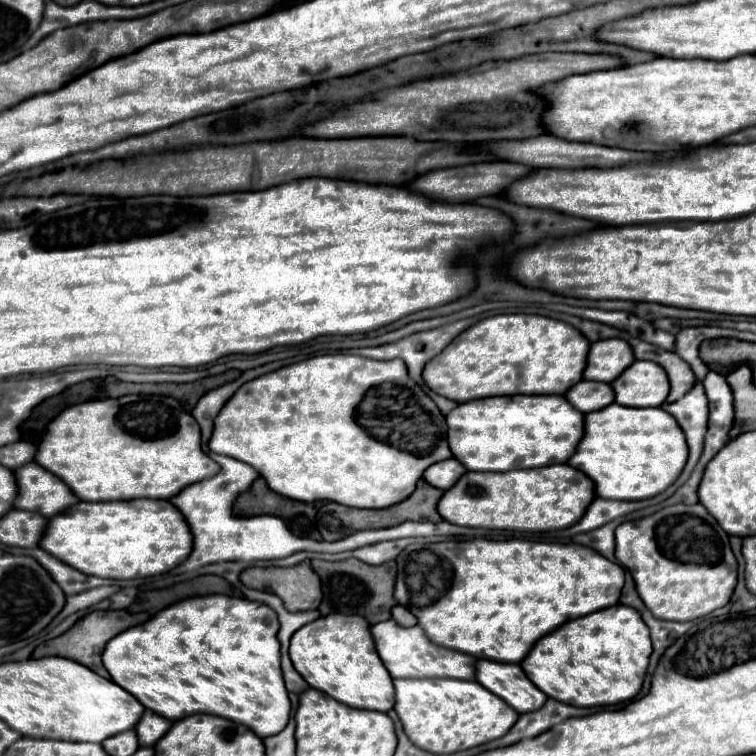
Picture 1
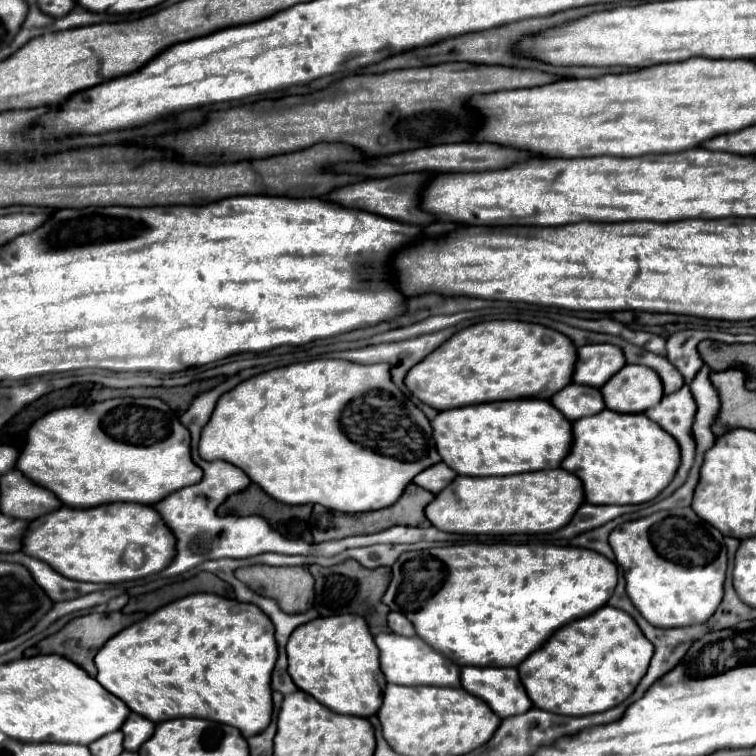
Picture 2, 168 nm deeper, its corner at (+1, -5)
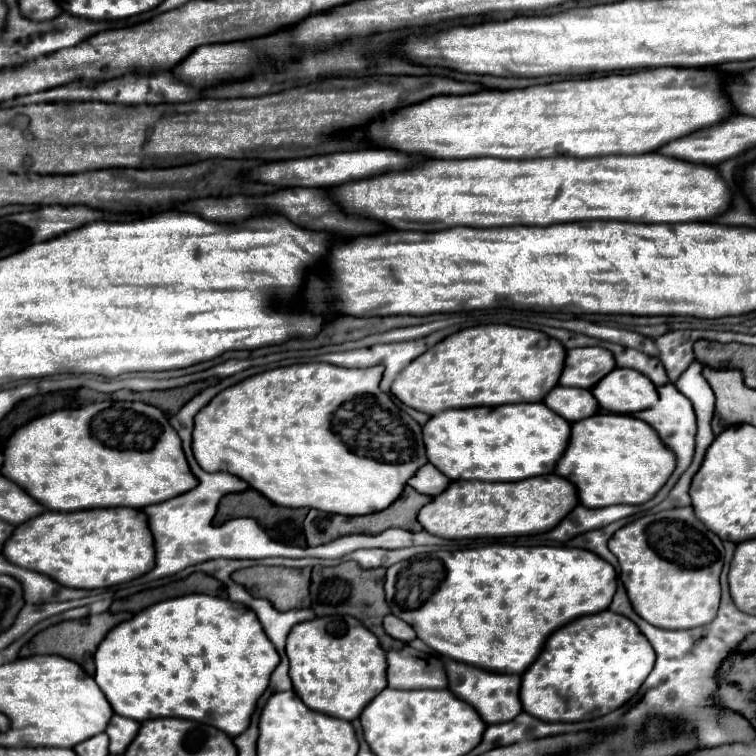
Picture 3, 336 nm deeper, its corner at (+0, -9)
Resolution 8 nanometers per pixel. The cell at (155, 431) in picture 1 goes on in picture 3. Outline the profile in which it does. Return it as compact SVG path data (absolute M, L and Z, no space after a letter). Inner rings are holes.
M107 400L77 410L51 412L19 428L9 438L3 454L3 476L11 478L51 511L75 512L109 506L129 506L141 510L145 506L185 494L199 482L187 464L181 438L169 424L167 416L159 408L143 402Z

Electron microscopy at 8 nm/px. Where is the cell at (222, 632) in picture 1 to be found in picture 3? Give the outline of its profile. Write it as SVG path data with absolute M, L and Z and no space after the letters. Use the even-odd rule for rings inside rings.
M187 594L157 602L115 626L95 652L95 682L119 716L139 722L167 716L187 718L211 724L233 738L251 724L257 700L277 664L279 654L263 634L253 610L207 594Z

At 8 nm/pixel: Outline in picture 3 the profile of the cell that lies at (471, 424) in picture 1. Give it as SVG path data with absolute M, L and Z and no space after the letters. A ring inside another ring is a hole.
M543 402L539 404L503 404L503 406L481 406L481 408L459 408L439 412L429 418L423 426L423 442L427 448L429 462L439 468L449 480L485 480L485 482L515 482L533 476L551 474L563 456L569 442L571 424L549 410Z

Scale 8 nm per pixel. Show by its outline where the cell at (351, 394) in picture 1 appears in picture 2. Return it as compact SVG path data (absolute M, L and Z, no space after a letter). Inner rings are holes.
M320 358L320 360L312 360L312 362L298 362L298 364L290 364L284 368L274 368L274 370L262 372L258 376L252 376L252 378L240 382L236 388L228 390L226 394L222 394L216 402L216 408L214 408L208 424L202 428L198 452L200 452L202 460L208 460L208 462L224 460L224 462L238 466L240 470L244 470L248 474L248 478L252 482L256 482L266 494L270 494L274 500L278 500L282 504L310 504L312 502L312 504L322 504L330 510L356 514L356 512L368 512L368 510L380 510L380 508L392 506L402 496L404 488L412 482L412 478L416 474L420 474L422 470L440 462L440 456L436 452L430 432L432 432L430 422L422 414L422 410L416 408L410 402L410 398L404 396L394 386L394 382L390 382L390 366L386 366L386 364L364 366L364 364L346 362L346 360Z

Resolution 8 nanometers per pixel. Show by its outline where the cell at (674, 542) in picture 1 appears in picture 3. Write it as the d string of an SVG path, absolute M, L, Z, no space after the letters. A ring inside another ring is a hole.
M673 508L657 514L647 514L613 534L609 540L609 550L619 560L619 578L623 580L629 600L635 612L651 622L651 626L659 626L665 630L685 630L709 624L717 616L719 600L721 600L721 584L719 576L723 570L725 548L717 534L705 528L693 514L693 508Z

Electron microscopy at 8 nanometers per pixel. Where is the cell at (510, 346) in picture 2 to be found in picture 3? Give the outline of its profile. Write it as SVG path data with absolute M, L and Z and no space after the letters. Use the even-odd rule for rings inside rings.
M509 324L465 328L415 358L391 384L391 392L407 406L429 416L449 408L543 402L559 384L567 350L545 332Z

